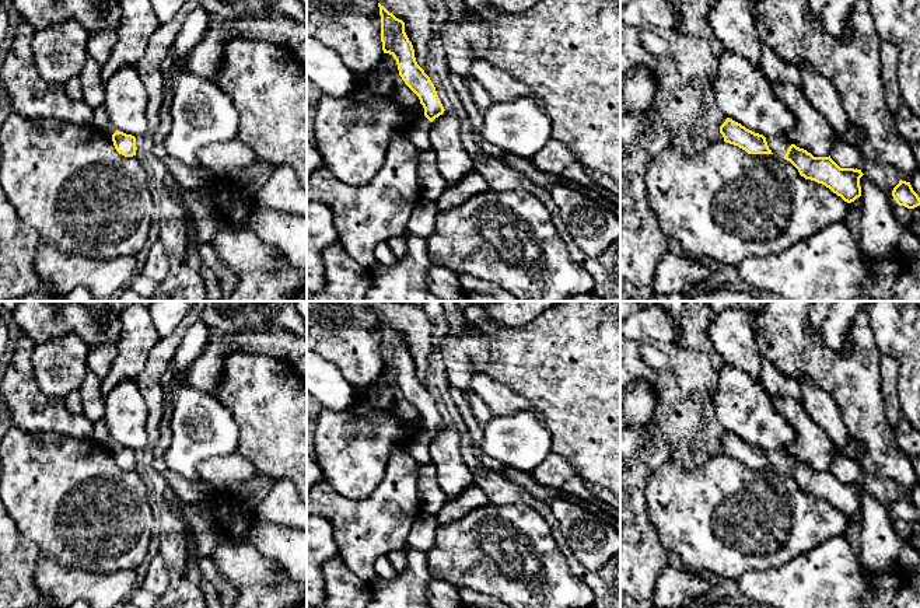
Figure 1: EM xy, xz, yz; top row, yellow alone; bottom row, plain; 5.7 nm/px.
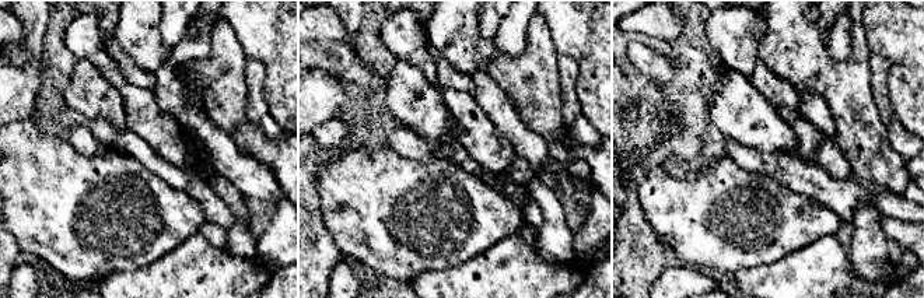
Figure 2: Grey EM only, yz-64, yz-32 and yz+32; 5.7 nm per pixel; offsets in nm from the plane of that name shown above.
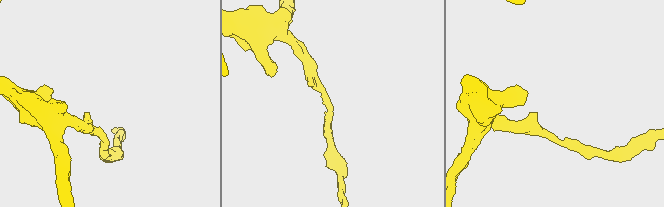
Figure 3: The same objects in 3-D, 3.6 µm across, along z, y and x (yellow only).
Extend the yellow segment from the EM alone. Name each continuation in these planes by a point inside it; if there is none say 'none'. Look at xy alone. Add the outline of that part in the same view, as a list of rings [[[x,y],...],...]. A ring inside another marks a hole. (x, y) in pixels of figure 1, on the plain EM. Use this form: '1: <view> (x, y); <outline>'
none

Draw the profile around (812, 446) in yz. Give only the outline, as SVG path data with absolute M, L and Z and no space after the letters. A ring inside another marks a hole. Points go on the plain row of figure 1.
M774 395L770 398L786 422L795 430L795 438L786 448L787 454L814 471L829 471L835 452L830 437L808 416L802 405Z

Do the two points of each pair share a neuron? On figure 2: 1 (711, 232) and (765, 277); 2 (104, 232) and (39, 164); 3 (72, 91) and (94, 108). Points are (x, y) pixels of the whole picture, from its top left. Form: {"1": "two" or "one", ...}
{"1": "two", "2": "one", "3": "one"}

